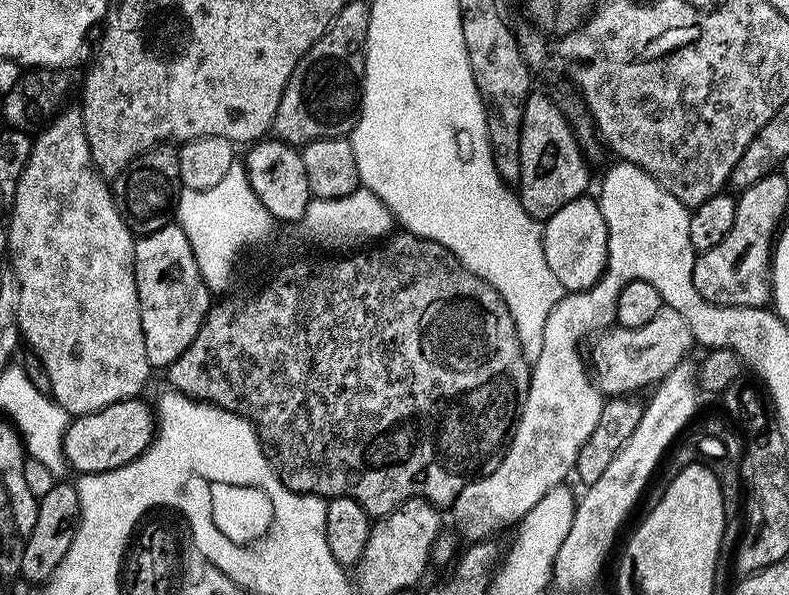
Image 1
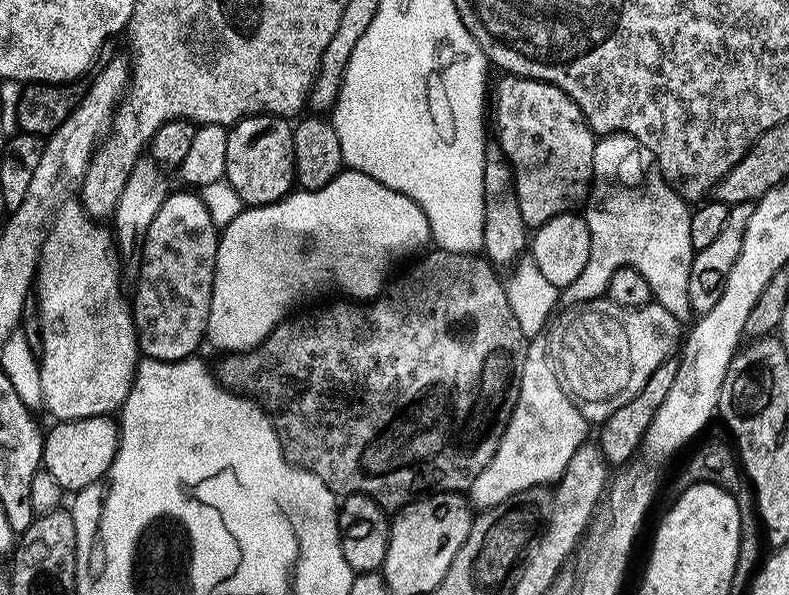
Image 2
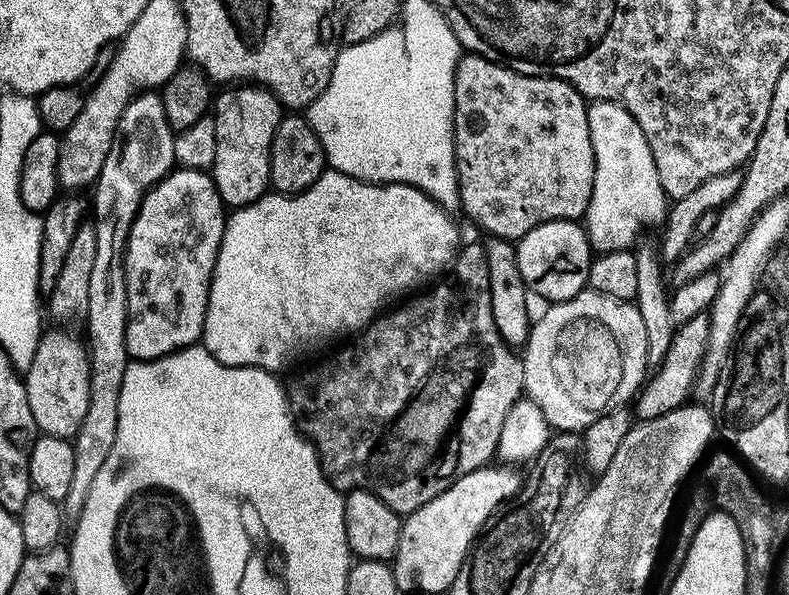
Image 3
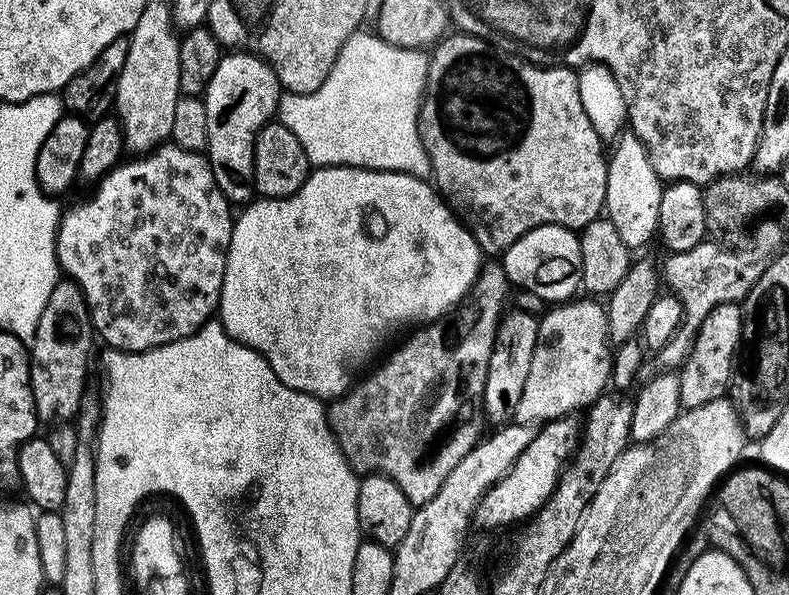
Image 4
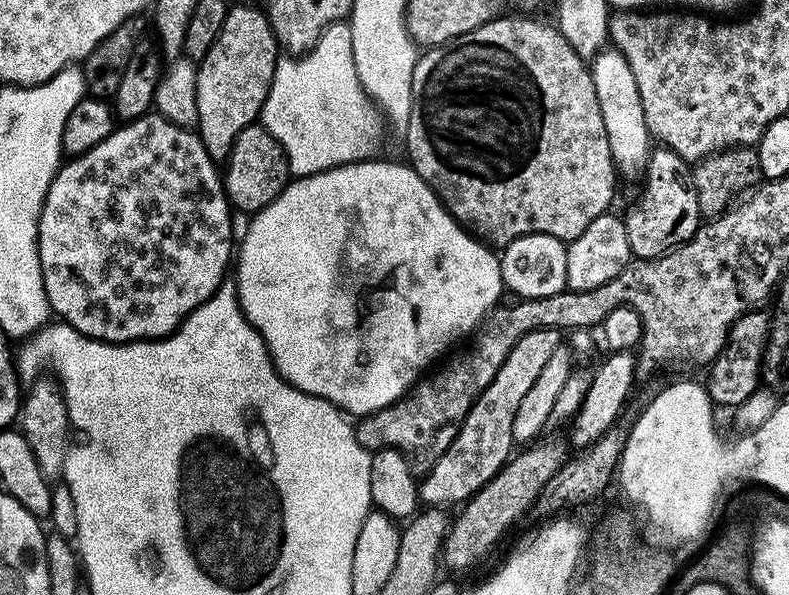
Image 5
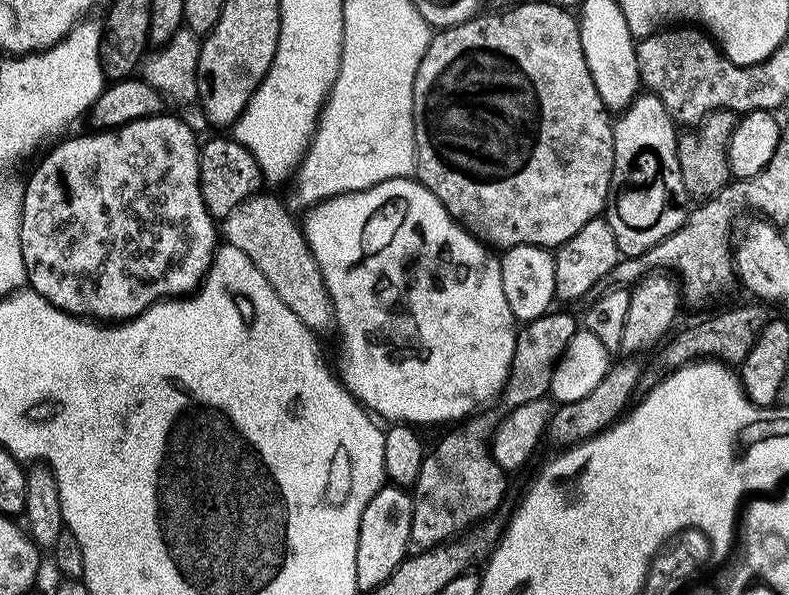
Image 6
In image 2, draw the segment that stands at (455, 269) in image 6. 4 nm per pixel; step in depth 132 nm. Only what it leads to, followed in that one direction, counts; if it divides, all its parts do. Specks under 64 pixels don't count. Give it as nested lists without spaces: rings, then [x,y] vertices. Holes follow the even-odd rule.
[[[341,170],[316,192],[293,190],[273,204],[245,207],[219,237],[206,340],[209,345],[221,348],[221,353],[231,354],[259,346],[293,311],[291,308],[303,298],[304,292],[315,290],[320,272],[329,272],[333,282],[348,295],[345,297],[353,301],[368,302],[381,295],[392,264],[427,249],[432,231],[424,211],[406,194],[390,190],[361,172]]]

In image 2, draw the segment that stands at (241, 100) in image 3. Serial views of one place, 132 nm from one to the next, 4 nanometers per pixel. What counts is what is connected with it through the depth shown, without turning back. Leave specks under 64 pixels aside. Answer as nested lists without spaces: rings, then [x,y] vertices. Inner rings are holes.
[[[247,116],[228,128],[224,179],[245,205],[273,204],[293,191],[293,125],[282,116]]]

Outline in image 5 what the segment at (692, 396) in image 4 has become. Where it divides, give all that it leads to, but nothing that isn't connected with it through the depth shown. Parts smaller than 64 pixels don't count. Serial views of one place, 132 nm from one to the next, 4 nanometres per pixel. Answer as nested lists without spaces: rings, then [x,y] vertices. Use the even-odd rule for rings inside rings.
[[[764,310],[750,311],[733,324],[731,332],[728,333],[728,340],[724,343],[724,349],[717,354],[707,369],[709,372],[706,387],[713,405],[725,404],[729,410],[735,409],[761,387],[762,361],[764,348],[768,345],[769,327],[770,316],[769,313],[764,313]]]

